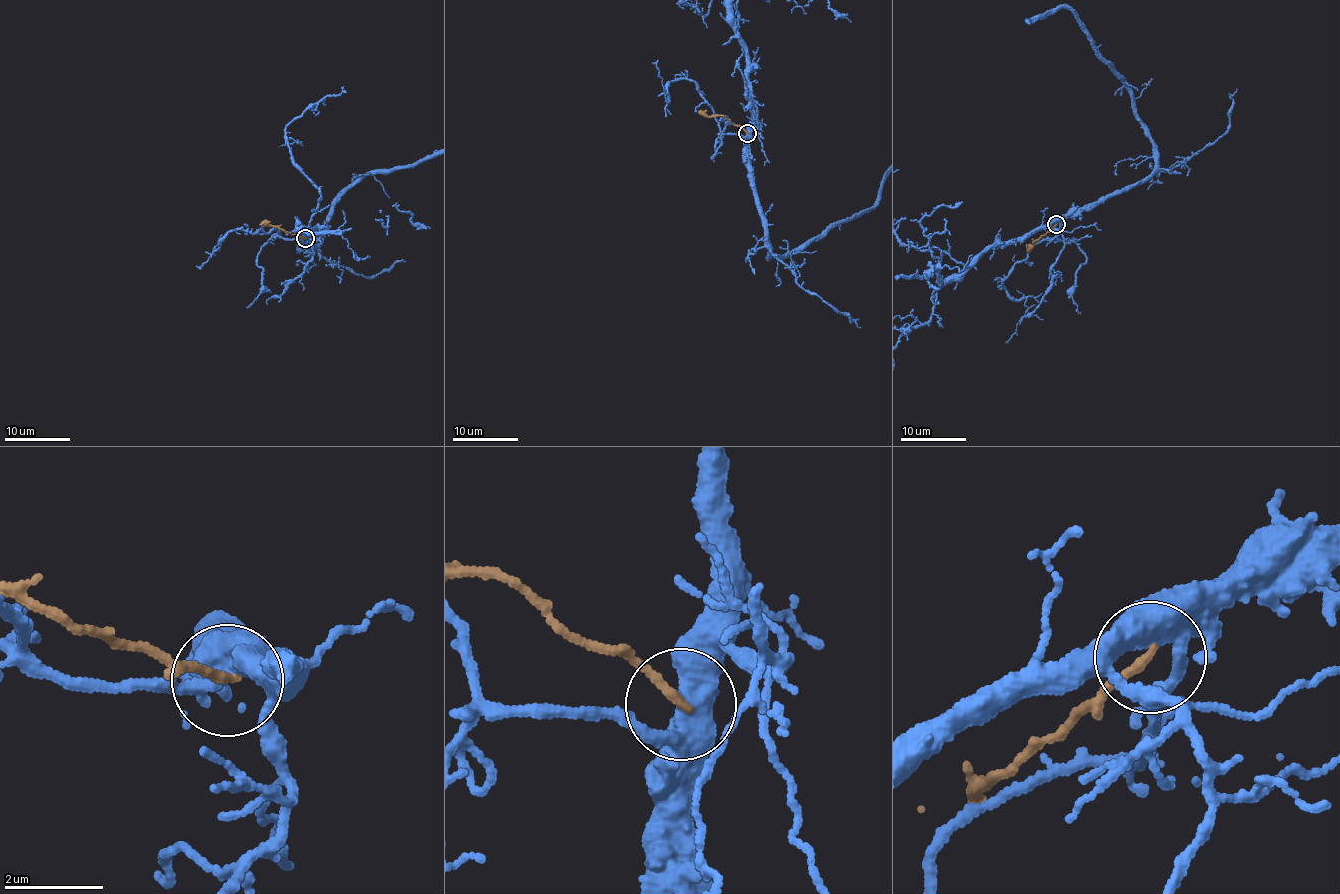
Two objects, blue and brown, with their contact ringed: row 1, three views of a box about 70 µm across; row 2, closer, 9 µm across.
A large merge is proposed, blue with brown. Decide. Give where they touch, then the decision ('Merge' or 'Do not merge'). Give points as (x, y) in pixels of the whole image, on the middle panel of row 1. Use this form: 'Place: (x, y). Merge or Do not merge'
Place: (747, 133). Do not merge

